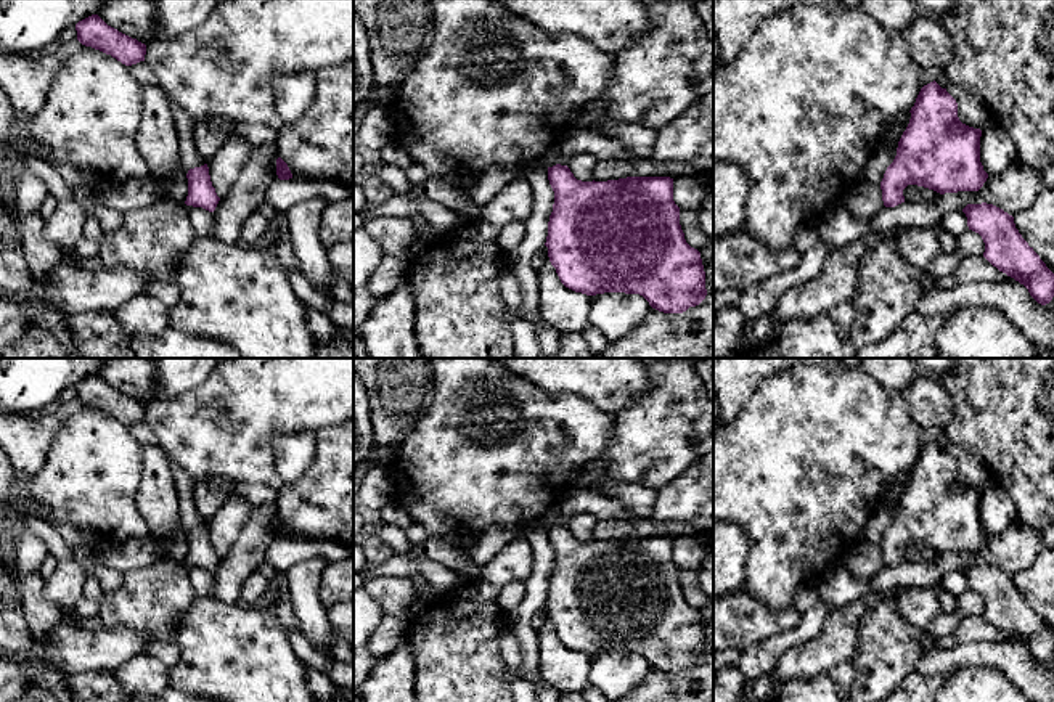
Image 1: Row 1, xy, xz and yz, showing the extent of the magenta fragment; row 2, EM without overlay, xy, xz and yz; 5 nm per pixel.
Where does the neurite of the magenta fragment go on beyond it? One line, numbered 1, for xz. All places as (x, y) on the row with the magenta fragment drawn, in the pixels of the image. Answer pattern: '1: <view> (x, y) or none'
1: none

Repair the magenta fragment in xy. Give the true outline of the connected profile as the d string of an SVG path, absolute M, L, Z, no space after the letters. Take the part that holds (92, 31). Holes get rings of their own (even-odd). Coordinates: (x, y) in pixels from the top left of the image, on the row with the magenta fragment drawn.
M98 14L79 21L76 31L82 45L111 55L125 66L145 61L146 45L108 26Z

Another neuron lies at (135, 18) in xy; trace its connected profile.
M106 0L98 16L119 32L148 45L157 39L157 5L153 0Z

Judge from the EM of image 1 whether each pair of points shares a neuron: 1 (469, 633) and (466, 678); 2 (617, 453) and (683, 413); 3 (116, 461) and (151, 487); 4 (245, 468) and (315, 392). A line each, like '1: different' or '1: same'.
1: same
2: same
3: different
4: same

